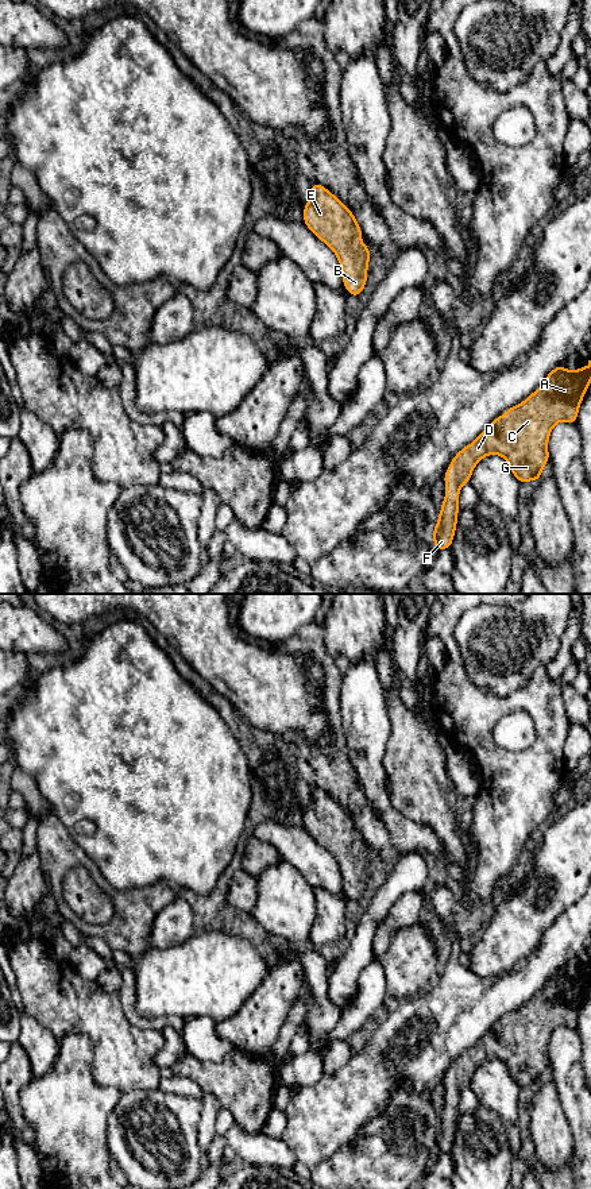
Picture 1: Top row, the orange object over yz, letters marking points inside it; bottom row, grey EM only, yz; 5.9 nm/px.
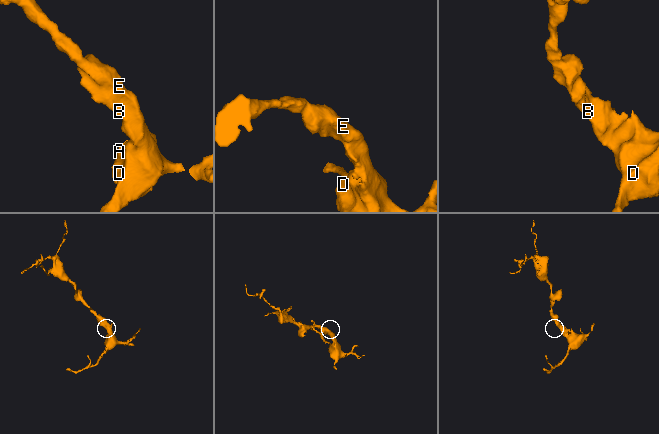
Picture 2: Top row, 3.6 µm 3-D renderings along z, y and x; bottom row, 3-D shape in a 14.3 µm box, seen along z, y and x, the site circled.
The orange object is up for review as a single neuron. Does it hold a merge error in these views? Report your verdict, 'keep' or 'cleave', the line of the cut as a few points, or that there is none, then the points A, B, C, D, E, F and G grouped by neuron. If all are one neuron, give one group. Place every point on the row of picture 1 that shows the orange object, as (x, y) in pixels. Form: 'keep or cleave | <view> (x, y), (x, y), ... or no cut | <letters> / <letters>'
keep | no cut | A B C D E F G

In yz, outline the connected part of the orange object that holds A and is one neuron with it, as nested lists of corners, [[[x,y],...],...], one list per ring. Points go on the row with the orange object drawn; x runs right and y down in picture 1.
[[[591,360],[586,367],[569,371],[564,366],[556,366],[544,379],[542,385],[534,390],[529,398],[509,408],[503,416],[494,421],[468,445],[461,448],[451,460],[444,474],[445,498],[441,503],[439,521],[433,528],[433,547],[439,551],[452,547],[460,509],[459,493],[464,483],[471,483],[474,467],[492,453],[502,456],[511,474],[521,483],[541,479],[541,471],[549,462],[548,440],[553,426],[565,421],[576,424],[579,406],[591,383]]]

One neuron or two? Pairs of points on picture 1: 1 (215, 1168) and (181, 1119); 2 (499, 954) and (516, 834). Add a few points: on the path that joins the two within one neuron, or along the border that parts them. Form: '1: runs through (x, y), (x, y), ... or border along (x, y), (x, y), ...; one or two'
1: border along (203, 1170), (200, 1174); two
2: border along (495, 902), (491, 906); two

